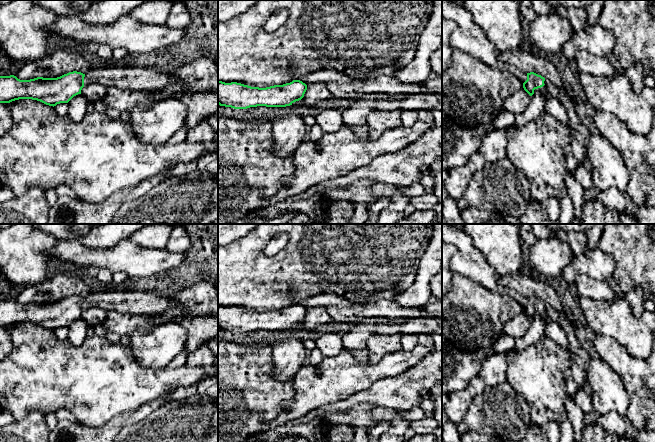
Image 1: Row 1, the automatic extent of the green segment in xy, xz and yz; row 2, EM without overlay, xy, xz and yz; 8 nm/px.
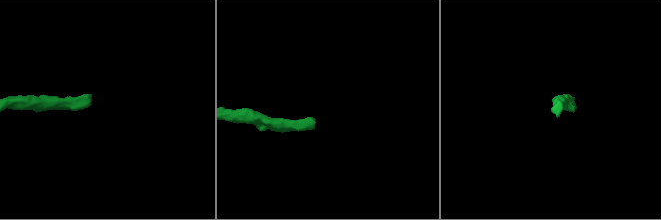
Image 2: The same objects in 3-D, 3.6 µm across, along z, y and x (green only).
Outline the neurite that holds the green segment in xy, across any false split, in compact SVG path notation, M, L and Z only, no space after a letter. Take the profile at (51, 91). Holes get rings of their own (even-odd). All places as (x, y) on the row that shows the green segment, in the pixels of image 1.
M94 64L85 74L73 71L57 78L20 80L14 75L0 76L0 103L32 99L54 107L68 103L90 83L100 83L106 88L156 91L167 86L170 79L166 73L149 66L113 67L104 64Z

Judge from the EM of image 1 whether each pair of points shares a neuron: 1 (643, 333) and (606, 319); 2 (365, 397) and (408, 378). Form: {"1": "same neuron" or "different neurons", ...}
{"1": "same neuron", "2": "same neuron"}

